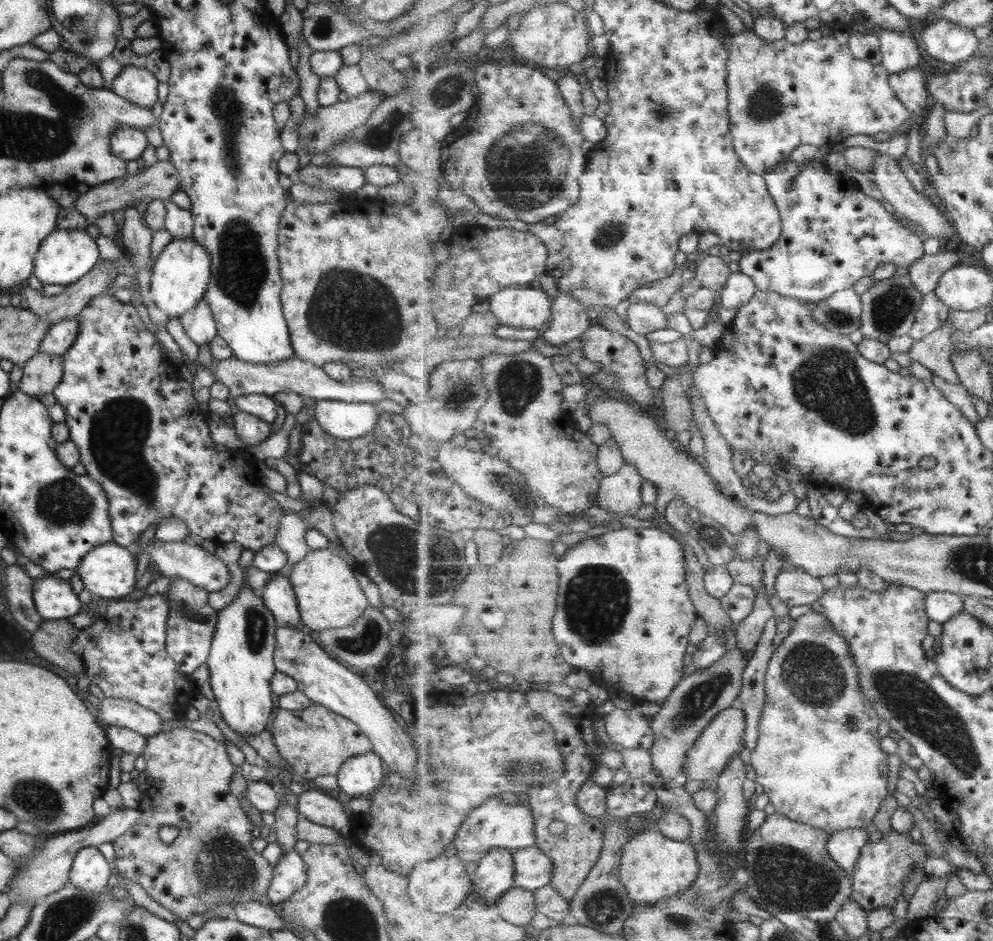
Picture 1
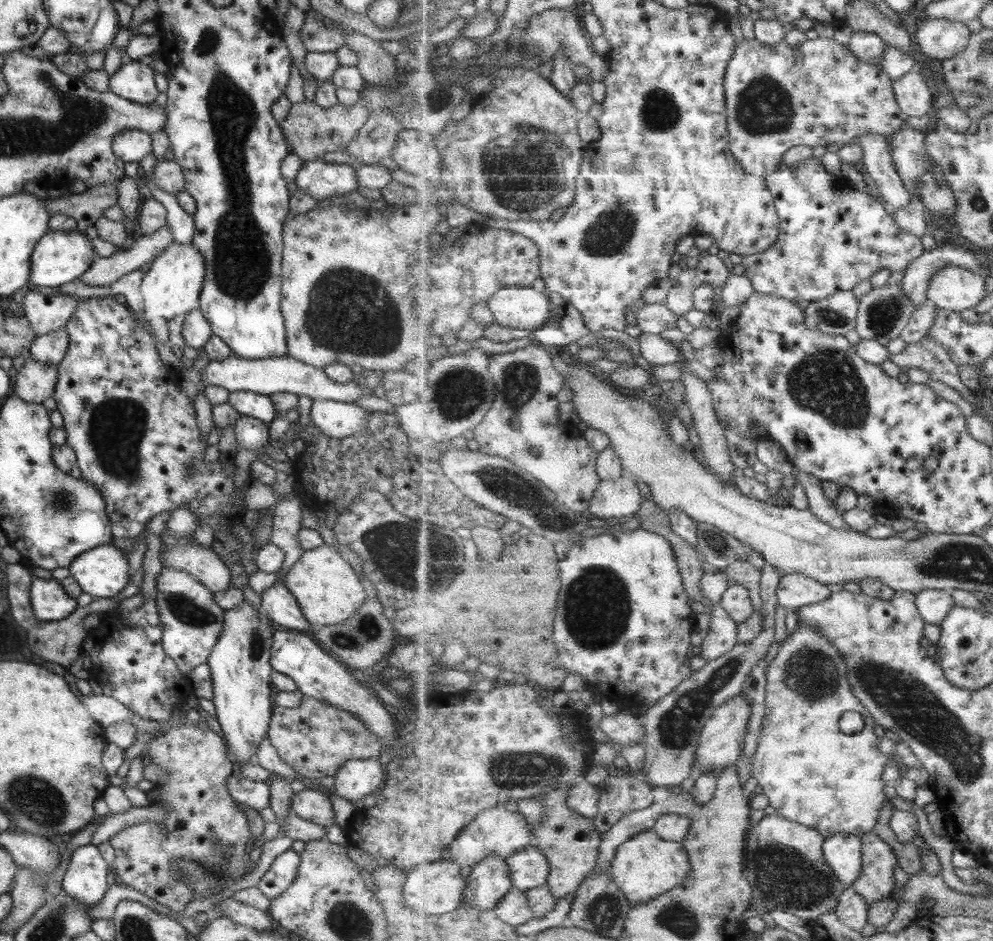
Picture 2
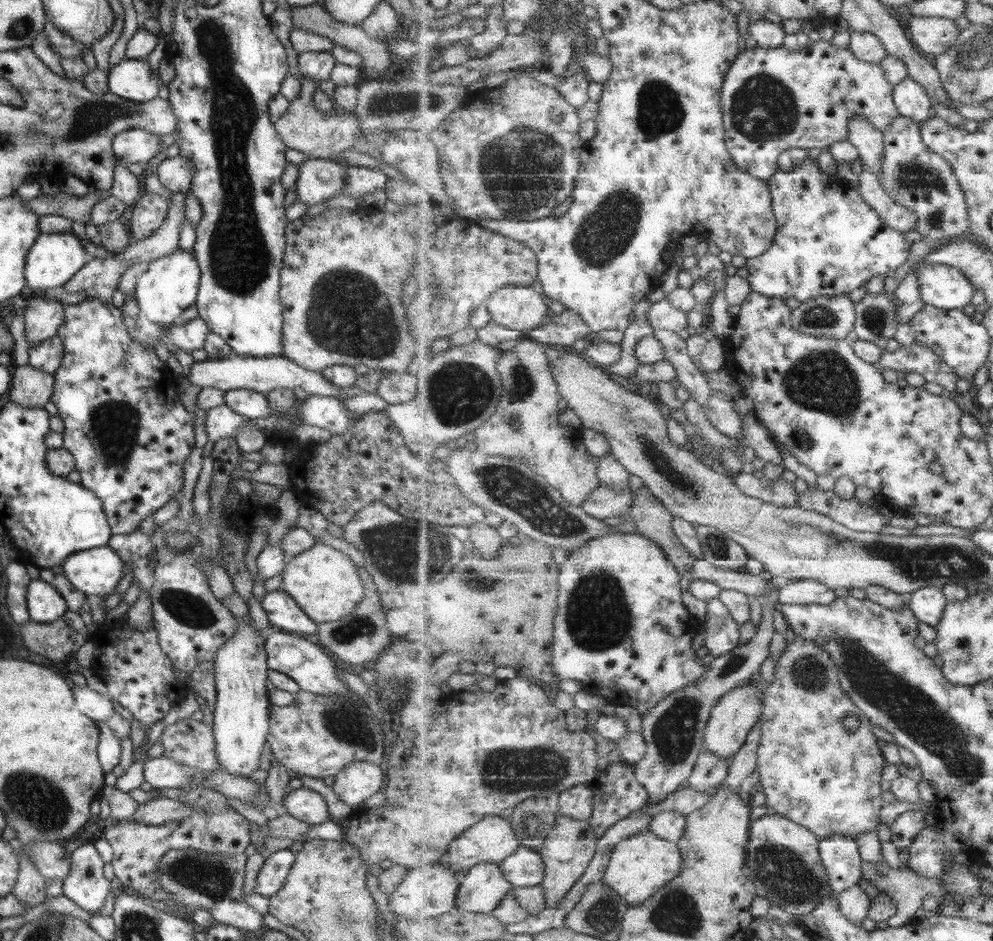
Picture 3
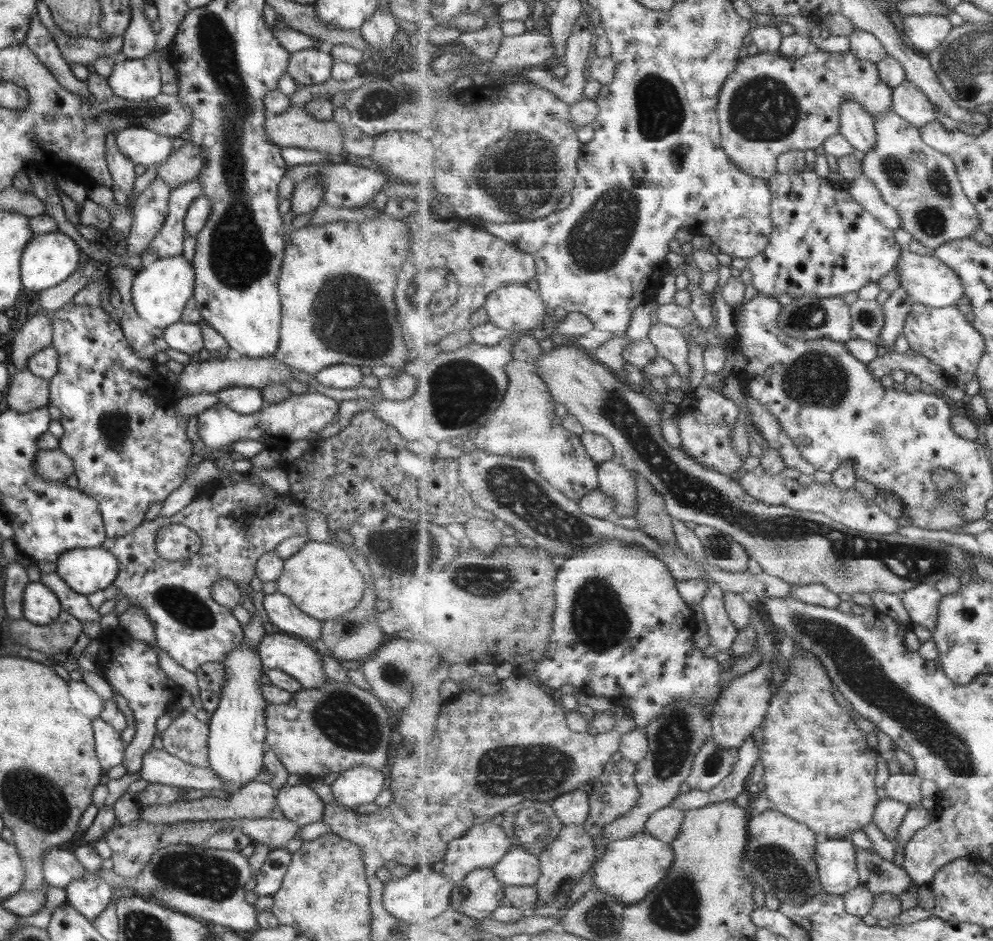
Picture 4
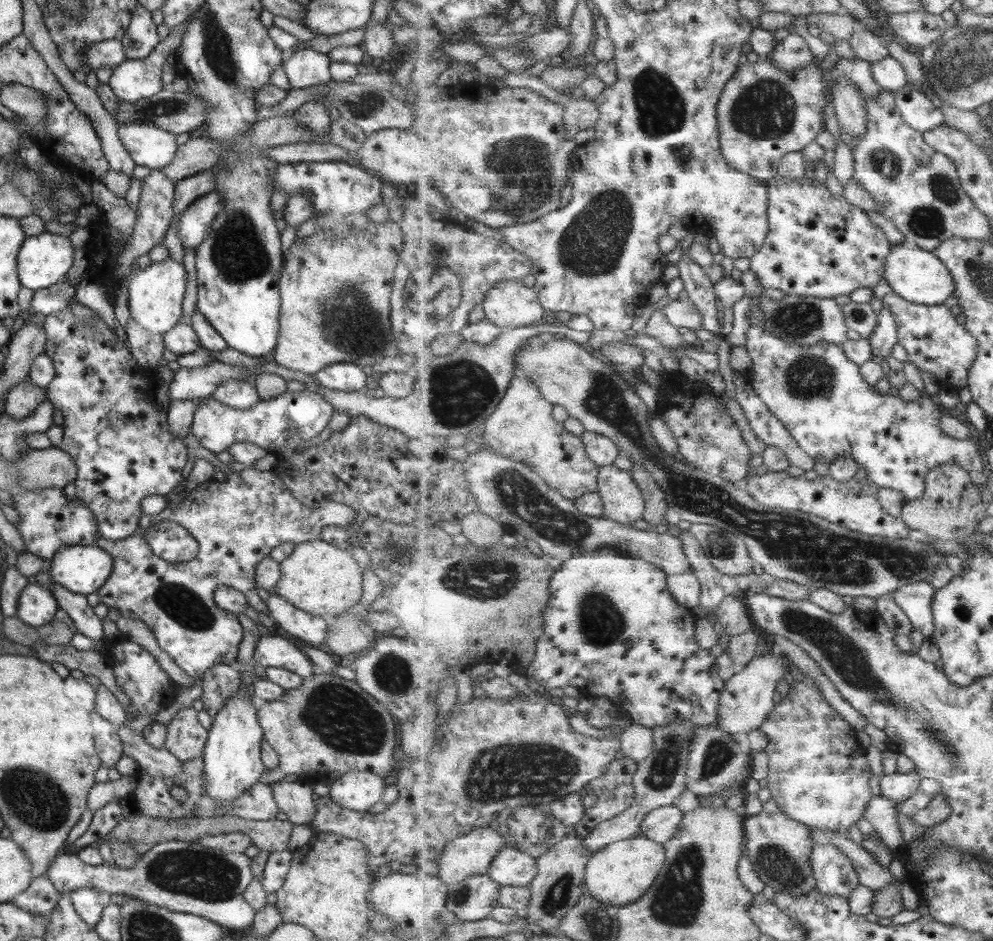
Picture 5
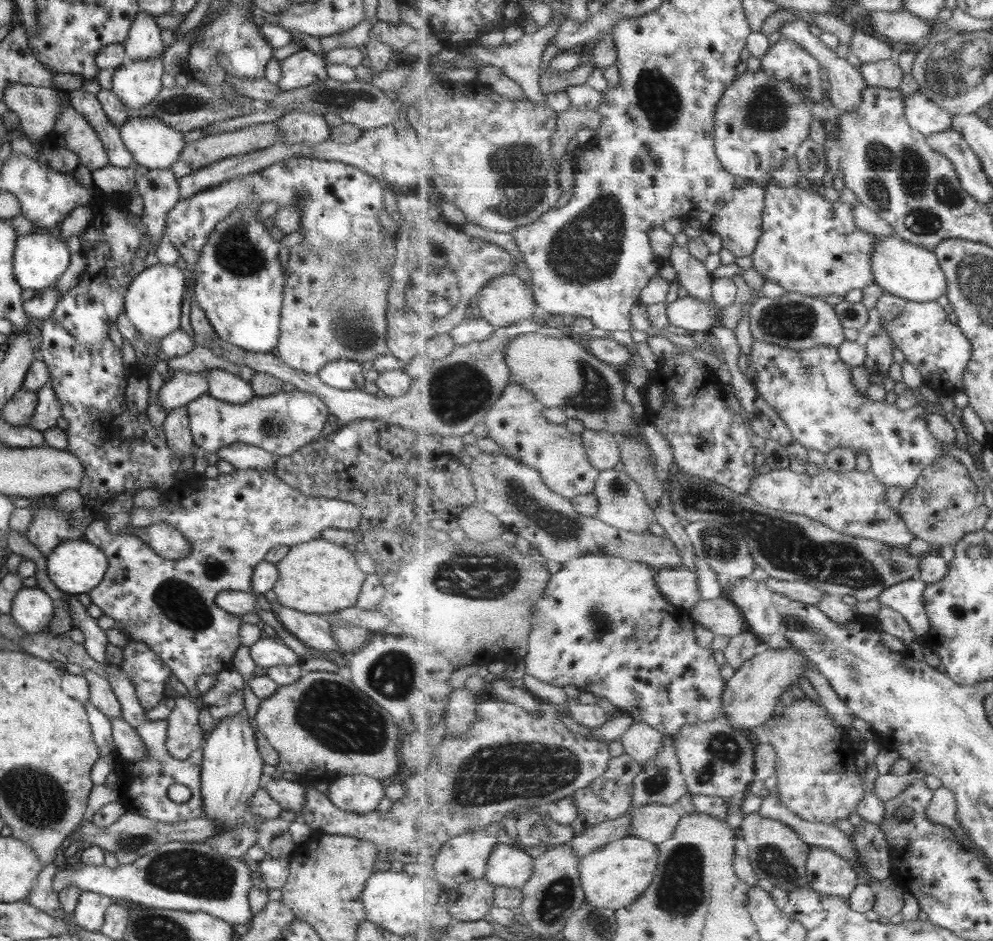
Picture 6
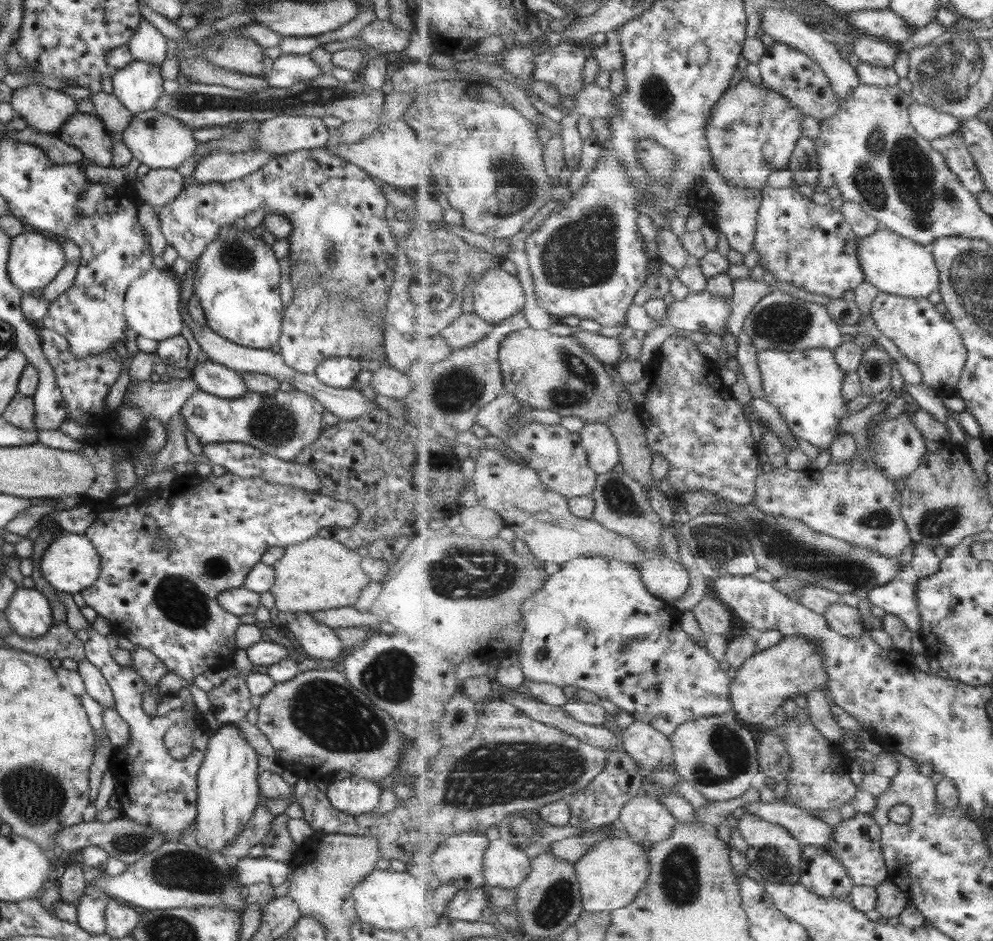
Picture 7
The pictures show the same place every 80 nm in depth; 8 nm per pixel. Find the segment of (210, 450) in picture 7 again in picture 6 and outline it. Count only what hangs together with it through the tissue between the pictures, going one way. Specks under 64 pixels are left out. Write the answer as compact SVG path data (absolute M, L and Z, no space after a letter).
M233 443L217 448L218 460L229 462L235 470L257 470L274 473L277 456L265 452L262 448L243 443Z

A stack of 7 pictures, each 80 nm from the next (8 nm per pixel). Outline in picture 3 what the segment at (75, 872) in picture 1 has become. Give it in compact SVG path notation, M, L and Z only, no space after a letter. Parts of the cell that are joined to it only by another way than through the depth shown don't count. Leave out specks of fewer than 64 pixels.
M93 841L76 847L70 855L70 871L62 880L62 895L66 896L75 904L85 910L96 914L97 910L105 904L105 898L109 894L109 881L103 877L101 868L103 862L93 847Z

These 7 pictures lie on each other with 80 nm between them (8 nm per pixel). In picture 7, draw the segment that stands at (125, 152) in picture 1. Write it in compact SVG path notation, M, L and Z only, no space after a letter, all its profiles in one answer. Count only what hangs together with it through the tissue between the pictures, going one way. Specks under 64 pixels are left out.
M147 110L132 114L127 129L119 136L120 142L129 150L132 158L150 169L175 169L181 162L185 162L195 153L198 143L193 139L188 126L177 122L175 118L160 114L155 110Z

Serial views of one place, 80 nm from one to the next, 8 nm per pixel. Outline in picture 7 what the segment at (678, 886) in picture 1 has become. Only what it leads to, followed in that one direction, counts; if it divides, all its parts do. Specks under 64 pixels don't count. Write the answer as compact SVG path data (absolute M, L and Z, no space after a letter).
M609 839L595 843L574 865L579 877L584 910L614 911L629 906L650 875L649 855L641 842L628 839Z

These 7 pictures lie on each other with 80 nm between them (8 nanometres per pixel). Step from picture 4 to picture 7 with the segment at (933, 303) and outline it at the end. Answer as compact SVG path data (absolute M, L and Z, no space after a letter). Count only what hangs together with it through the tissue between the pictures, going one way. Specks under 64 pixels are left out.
M882 227L873 234L858 240L858 255L862 269L865 271L866 281L874 284L884 293L896 294L909 298L927 298L931 292L940 290L940 270L936 265L936 258L929 247L909 240L897 231Z

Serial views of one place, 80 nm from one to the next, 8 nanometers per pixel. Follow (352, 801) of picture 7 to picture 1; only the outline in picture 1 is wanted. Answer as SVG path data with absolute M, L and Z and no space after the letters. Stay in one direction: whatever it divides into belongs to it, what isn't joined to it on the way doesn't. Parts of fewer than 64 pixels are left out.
M373 752L348 758L336 774L338 790L344 799L373 793L386 775L382 760Z

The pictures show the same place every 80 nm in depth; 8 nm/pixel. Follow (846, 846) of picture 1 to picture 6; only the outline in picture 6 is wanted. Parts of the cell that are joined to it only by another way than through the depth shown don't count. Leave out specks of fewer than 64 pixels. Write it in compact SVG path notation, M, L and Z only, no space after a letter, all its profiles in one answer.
M812 845L808 856L808 882L823 895L848 898L861 878L846 858L828 848Z

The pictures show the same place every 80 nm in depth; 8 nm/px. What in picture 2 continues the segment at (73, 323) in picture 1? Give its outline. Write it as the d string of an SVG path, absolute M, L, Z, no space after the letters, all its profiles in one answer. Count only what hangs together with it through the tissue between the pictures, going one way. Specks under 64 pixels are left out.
M64 328L36 336L29 346L29 357L41 364L56 366L65 356L67 344Z

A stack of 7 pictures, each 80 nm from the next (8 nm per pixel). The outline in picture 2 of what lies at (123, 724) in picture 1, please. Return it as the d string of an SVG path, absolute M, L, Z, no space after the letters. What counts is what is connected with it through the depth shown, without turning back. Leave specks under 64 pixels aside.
M90 693L88 696L81 696L81 704L85 712L100 724L103 730L116 722L130 722L130 715L137 715L131 712L125 705L119 704L117 700L106 695L95 696Z

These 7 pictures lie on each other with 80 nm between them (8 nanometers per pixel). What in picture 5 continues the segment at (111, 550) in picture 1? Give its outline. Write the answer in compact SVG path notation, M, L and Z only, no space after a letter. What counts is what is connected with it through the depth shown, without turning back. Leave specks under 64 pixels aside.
M95 545L65 546L53 554L49 564L51 582L83 597L97 592L113 568L109 554Z

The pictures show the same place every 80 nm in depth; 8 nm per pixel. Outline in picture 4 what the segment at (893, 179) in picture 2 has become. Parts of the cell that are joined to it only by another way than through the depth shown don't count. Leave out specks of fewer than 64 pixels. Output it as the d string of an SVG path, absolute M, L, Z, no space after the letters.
M847 100L841 106L841 134L856 148L859 156L877 148L876 120L855 100Z

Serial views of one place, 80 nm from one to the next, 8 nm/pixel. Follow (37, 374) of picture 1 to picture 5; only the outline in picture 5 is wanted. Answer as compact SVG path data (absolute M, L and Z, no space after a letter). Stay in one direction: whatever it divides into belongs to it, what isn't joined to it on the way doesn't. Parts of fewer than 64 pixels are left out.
M26 377L8 389L5 397L4 414L13 420L23 420L33 414L43 399L45 399L45 389L37 388Z

